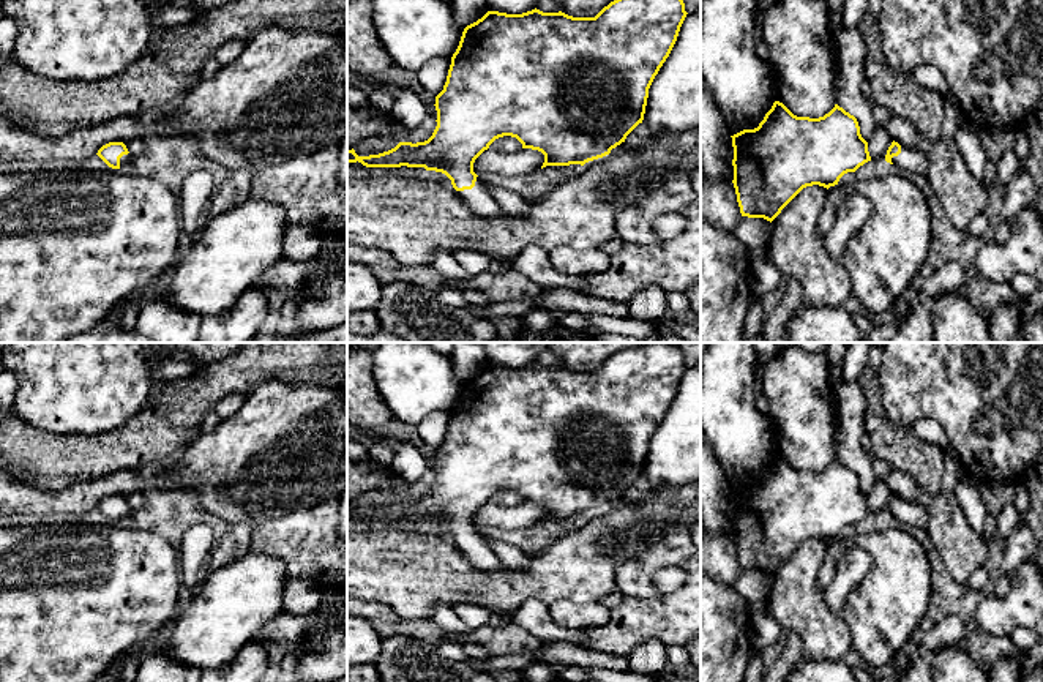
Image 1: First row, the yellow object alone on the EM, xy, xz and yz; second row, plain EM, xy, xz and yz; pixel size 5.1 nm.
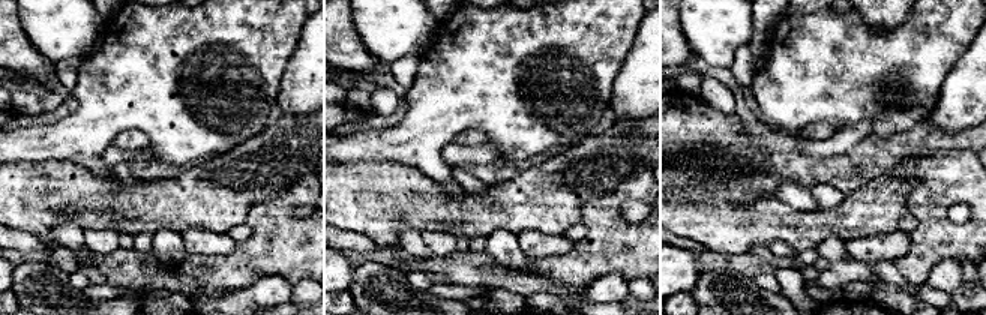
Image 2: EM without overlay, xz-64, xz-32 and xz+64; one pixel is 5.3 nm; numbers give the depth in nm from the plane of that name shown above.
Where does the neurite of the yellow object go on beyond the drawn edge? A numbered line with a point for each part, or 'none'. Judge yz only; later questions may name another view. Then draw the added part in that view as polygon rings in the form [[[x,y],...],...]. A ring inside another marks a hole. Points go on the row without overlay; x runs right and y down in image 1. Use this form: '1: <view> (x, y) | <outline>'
1: yz (909, 513) | [[[901,500],[901,507],[893,510],[892,516],[899,524],[926,529],[926,510],[915,502]]]

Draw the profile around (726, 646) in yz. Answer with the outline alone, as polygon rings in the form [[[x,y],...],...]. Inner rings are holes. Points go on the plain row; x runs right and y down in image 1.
[[[701,571],[701,682],[745,682],[754,613],[768,616],[767,603],[750,603]]]

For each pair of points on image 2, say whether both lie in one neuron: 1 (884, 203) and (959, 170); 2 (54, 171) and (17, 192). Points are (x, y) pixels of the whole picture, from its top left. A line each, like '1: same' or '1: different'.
1: different
2: same

